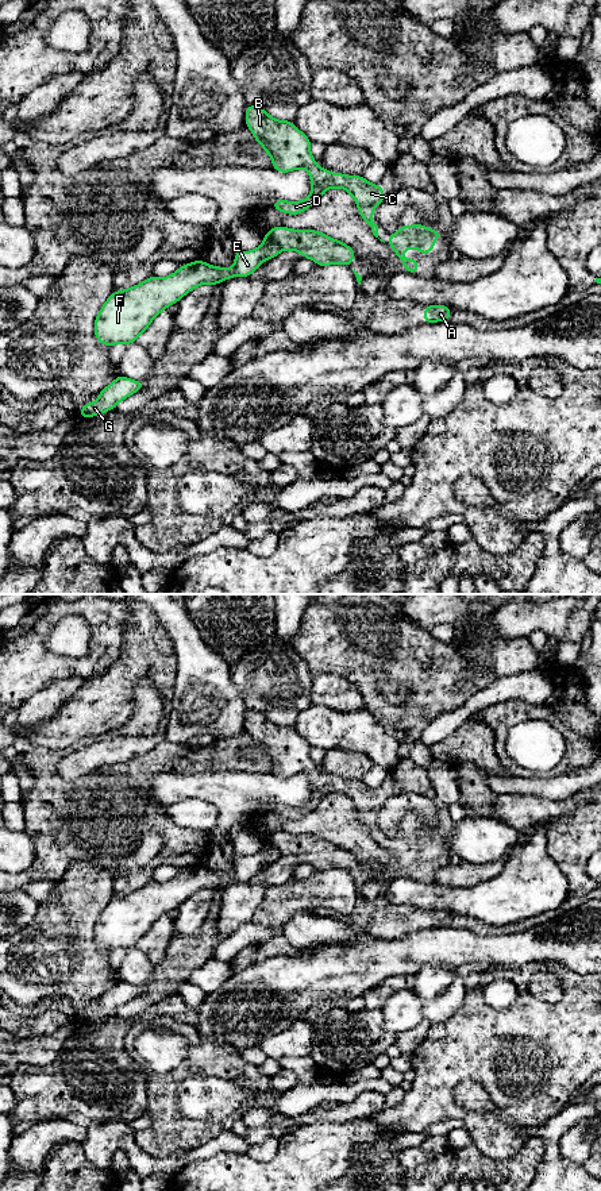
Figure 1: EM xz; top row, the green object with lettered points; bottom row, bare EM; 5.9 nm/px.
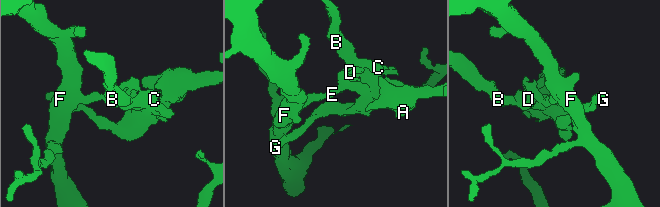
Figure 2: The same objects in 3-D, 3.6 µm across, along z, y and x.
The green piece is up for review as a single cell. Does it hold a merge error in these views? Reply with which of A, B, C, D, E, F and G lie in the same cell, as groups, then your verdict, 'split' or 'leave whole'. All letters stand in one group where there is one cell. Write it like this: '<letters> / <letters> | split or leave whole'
A B C D G / E F | split

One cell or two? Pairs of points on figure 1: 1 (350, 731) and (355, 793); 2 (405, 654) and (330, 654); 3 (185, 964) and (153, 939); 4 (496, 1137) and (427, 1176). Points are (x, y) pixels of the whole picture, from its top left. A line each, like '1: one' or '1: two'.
1: two
2: one
3: two
4: two

